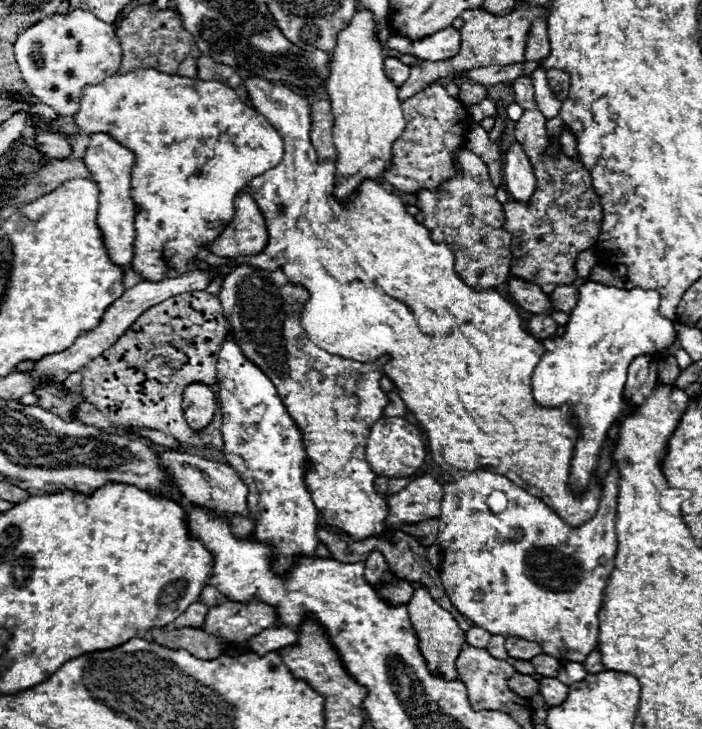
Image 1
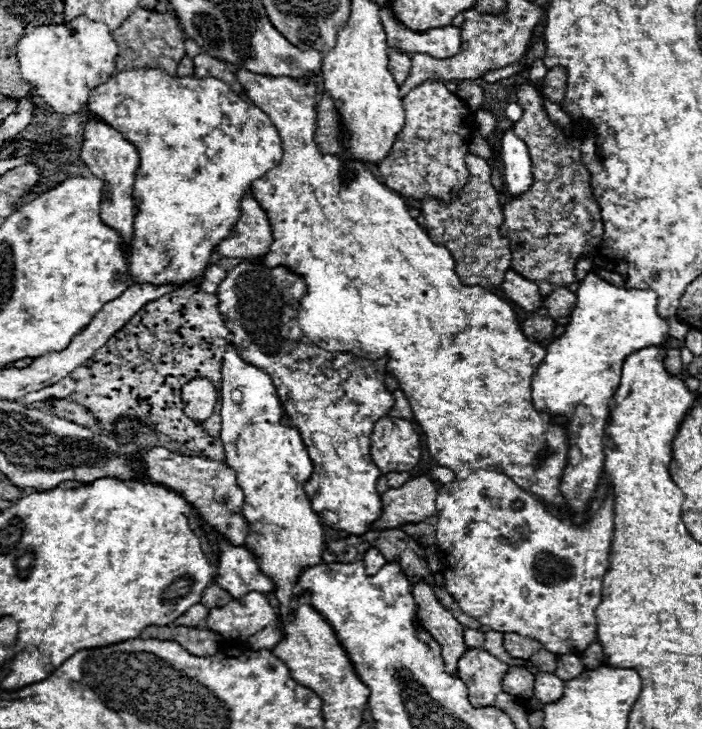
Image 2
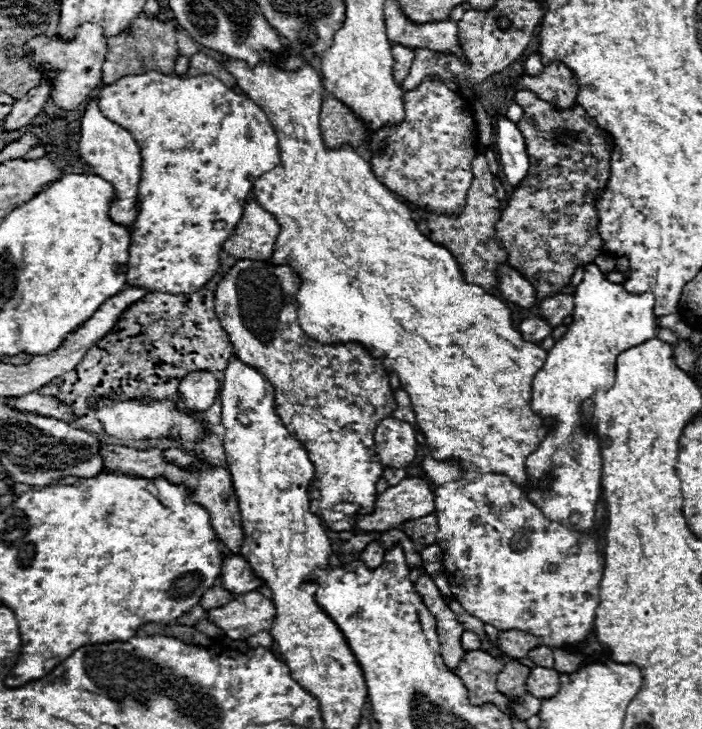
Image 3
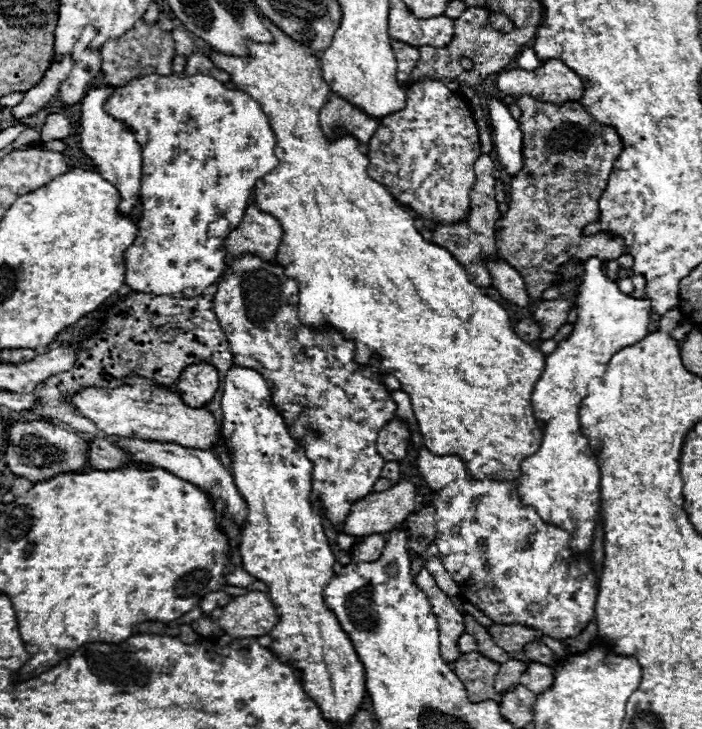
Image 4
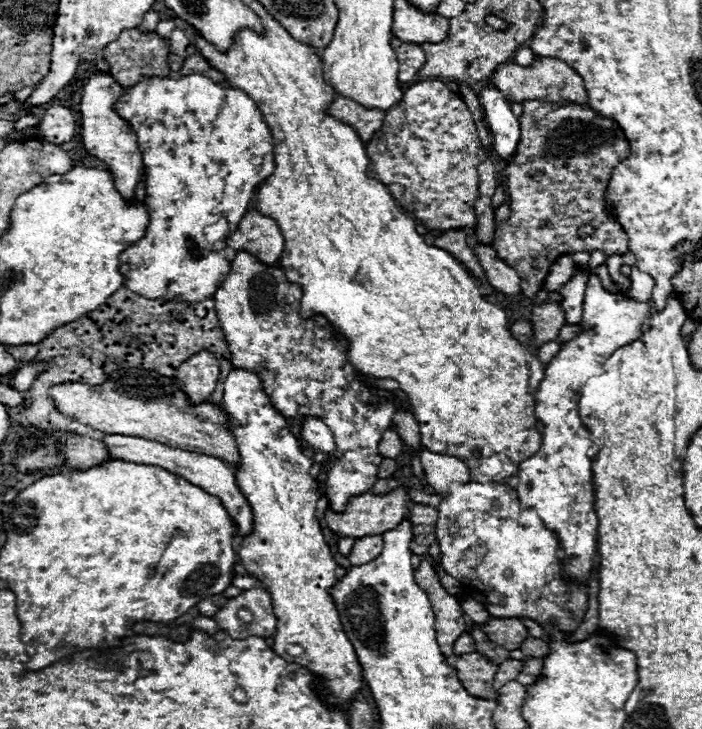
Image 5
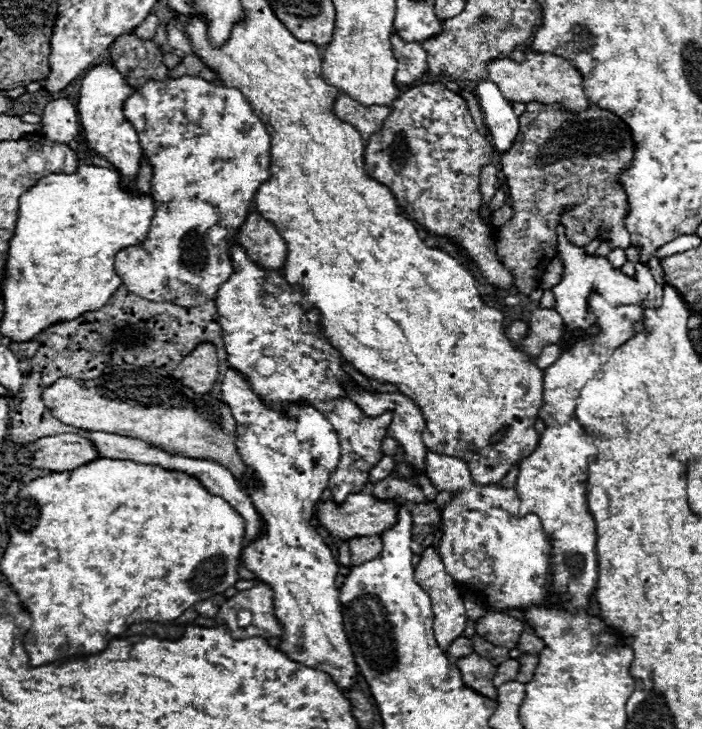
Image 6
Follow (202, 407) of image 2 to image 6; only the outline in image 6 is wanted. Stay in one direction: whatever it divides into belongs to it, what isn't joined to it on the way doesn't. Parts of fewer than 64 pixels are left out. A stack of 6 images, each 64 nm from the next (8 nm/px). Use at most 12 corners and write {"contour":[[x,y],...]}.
{"contour":[[196,346],[174,370],[184,386],[208,394],[218,376],[216,348]]}

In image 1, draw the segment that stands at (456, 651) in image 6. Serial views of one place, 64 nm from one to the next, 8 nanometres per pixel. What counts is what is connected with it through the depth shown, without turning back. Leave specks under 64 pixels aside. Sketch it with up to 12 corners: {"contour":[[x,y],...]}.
{"contour":[[472,626],[466,630],[466,642],[476,648],[486,648],[490,632]]}

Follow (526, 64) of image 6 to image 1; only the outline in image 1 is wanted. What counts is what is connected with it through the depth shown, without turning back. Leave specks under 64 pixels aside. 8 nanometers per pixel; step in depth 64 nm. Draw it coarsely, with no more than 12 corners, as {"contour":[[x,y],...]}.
{"contour":[[547,70],[547,80],[556,98],[564,100],[570,78],[564,70]]}

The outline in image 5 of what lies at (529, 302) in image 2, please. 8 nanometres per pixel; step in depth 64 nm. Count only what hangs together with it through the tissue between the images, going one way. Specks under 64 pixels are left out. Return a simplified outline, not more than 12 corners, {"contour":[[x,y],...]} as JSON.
{"contour":[[442,82],[404,92],[366,144],[370,178],[434,230],[466,228],[488,282],[520,276],[474,238],[488,158]]}

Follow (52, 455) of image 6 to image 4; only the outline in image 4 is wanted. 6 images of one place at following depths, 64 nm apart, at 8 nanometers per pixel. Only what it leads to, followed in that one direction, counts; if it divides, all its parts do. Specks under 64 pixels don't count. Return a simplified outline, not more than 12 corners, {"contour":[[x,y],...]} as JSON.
{"contour":[[106,438],[90,442],[90,464],[96,470],[124,466],[152,468]]}

